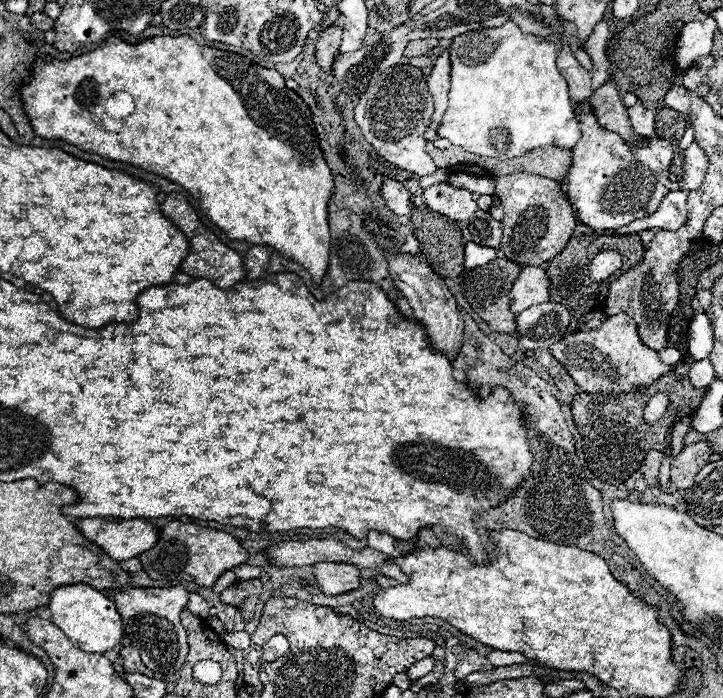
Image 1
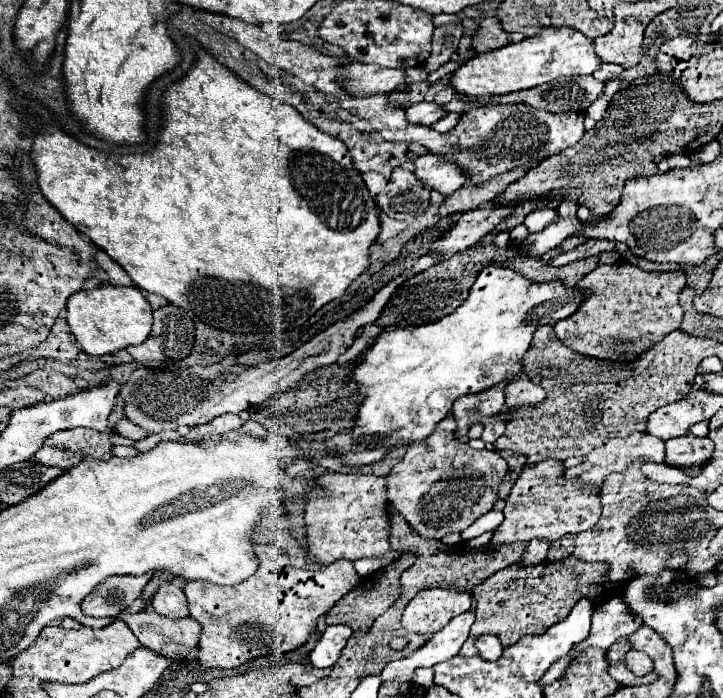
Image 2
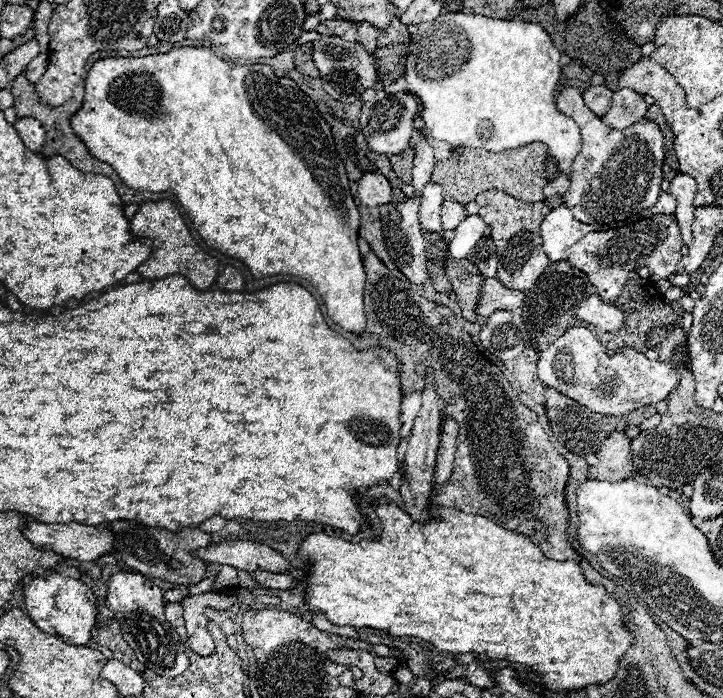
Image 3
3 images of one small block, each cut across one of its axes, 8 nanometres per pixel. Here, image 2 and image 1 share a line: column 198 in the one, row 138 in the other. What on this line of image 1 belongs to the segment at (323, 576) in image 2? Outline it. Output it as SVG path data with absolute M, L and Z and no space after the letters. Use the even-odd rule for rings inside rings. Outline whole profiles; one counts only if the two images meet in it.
M576 104L574 114L580 124L582 138L578 140L578 144L572 150L572 166L568 172L568 200L574 208L574 212L578 214L578 218L582 220L582 224L588 224L594 230L614 230L614 228L630 224L632 220L636 220L640 216L648 216L648 214L656 212L660 200L668 194L670 184L672 184L668 178L670 176L668 166L670 166L672 154L674 154L672 144L664 138L652 136L652 138L644 138L644 142L646 142L644 146L628 146L620 134L610 132L596 122L596 116L590 114L588 104Z

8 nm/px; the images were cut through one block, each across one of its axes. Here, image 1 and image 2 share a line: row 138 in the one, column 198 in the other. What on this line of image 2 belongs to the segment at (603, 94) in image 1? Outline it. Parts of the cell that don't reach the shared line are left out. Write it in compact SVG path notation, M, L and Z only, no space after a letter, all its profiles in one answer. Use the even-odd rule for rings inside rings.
M142 610L136 614L122 614L122 620L138 638L140 646L168 656L172 660L190 660L198 648L200 624L196 620L180 618L170 620L154 610Z

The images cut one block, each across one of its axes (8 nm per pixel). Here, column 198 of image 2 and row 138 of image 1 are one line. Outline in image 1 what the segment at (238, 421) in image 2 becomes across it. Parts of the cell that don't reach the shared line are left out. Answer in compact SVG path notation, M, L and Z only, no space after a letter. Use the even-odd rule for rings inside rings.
M448 50L442 52L442 56L434 62L434 68L430 72L430 76L426 78L428 80L428 90L434 98L434 116L426 128L426 140L434 142L436 138L436 130L440 126L440 120L446 112L446 106L448 106L448 90L450 90L450 58L448 58Z

